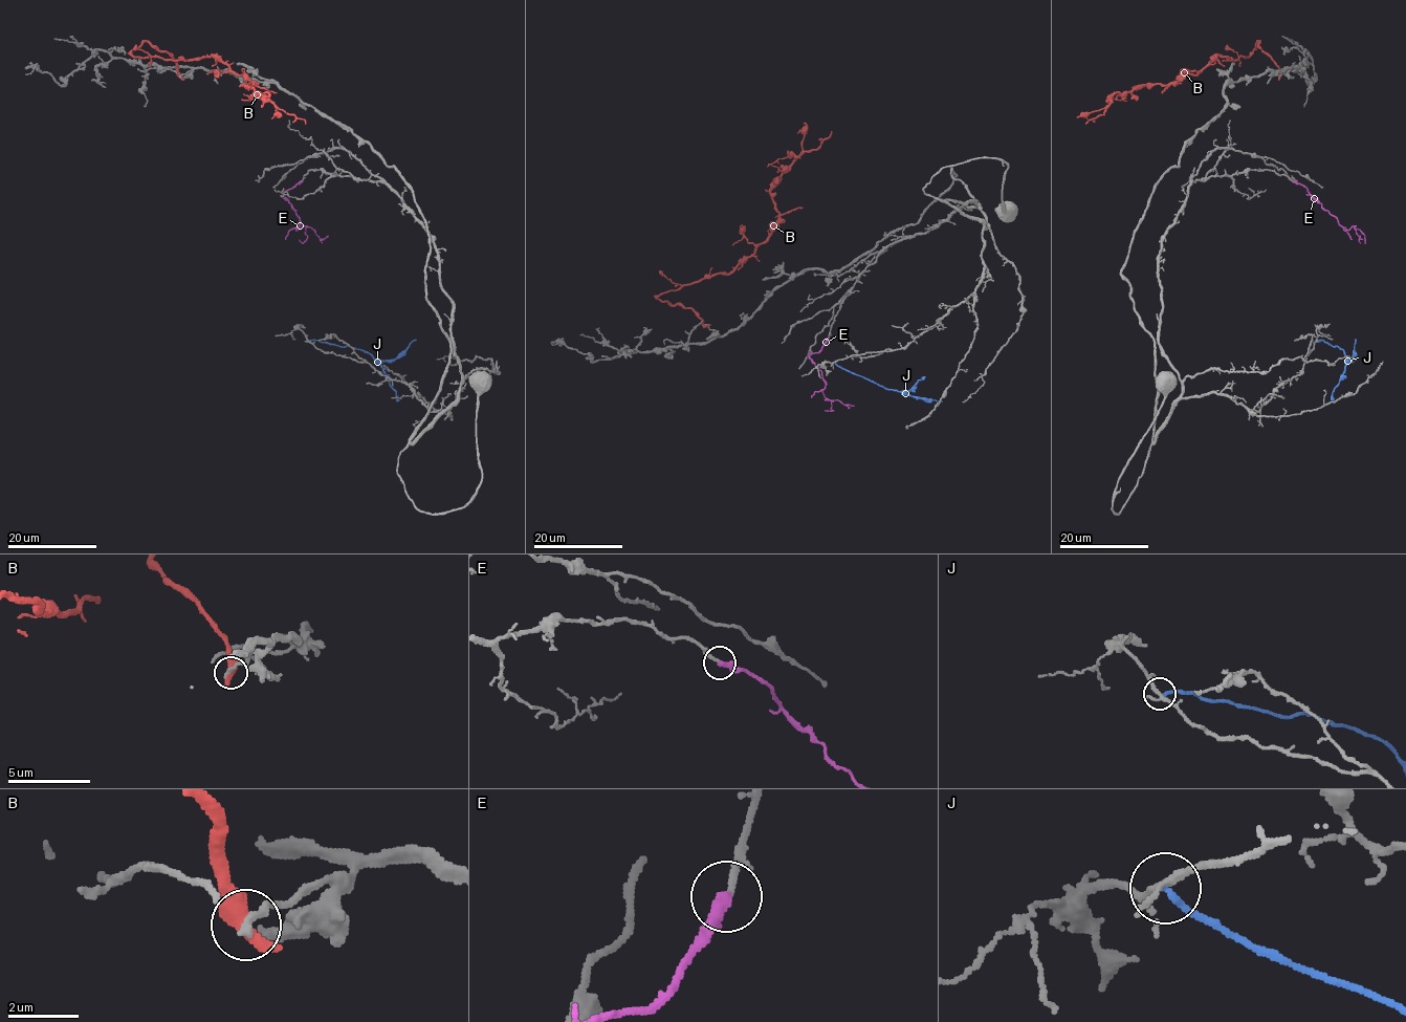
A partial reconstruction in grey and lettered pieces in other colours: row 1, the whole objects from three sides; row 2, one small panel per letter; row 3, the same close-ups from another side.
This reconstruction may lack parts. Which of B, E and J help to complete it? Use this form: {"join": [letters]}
{"join": ["E"]}

